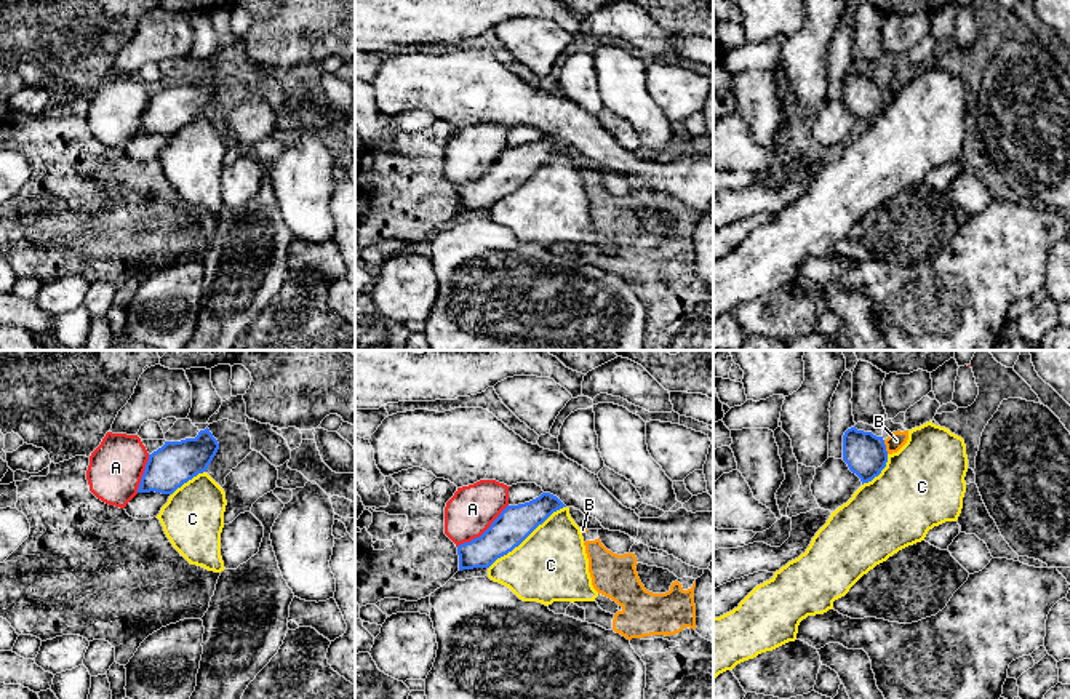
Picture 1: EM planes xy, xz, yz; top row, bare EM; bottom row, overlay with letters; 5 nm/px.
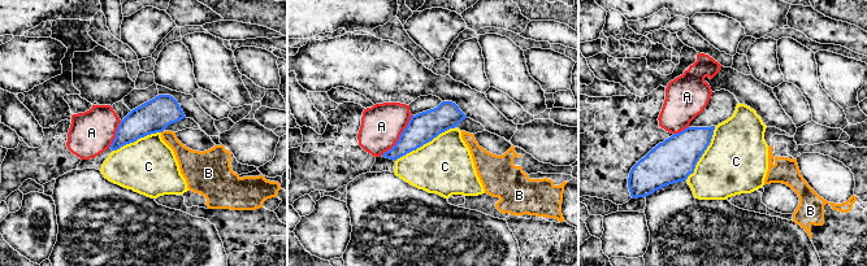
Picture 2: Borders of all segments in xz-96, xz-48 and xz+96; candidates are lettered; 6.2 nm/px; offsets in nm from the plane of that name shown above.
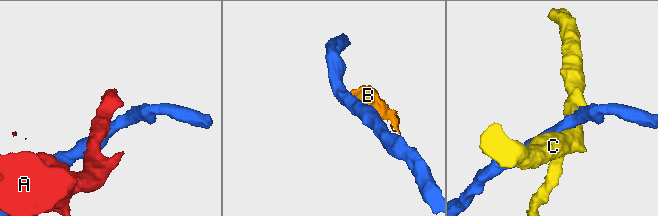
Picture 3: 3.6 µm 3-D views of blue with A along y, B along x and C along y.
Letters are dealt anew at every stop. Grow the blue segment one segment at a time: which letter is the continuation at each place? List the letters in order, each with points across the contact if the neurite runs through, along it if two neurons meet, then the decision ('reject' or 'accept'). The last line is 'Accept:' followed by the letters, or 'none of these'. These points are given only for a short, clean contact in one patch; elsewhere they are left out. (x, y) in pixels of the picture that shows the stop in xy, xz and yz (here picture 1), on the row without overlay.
A: border along xz (507, 146), (479, 178), (456, 187); reject
B: border along yz (883, 82), (888, 95); reject
C: reject
Accept: none of these

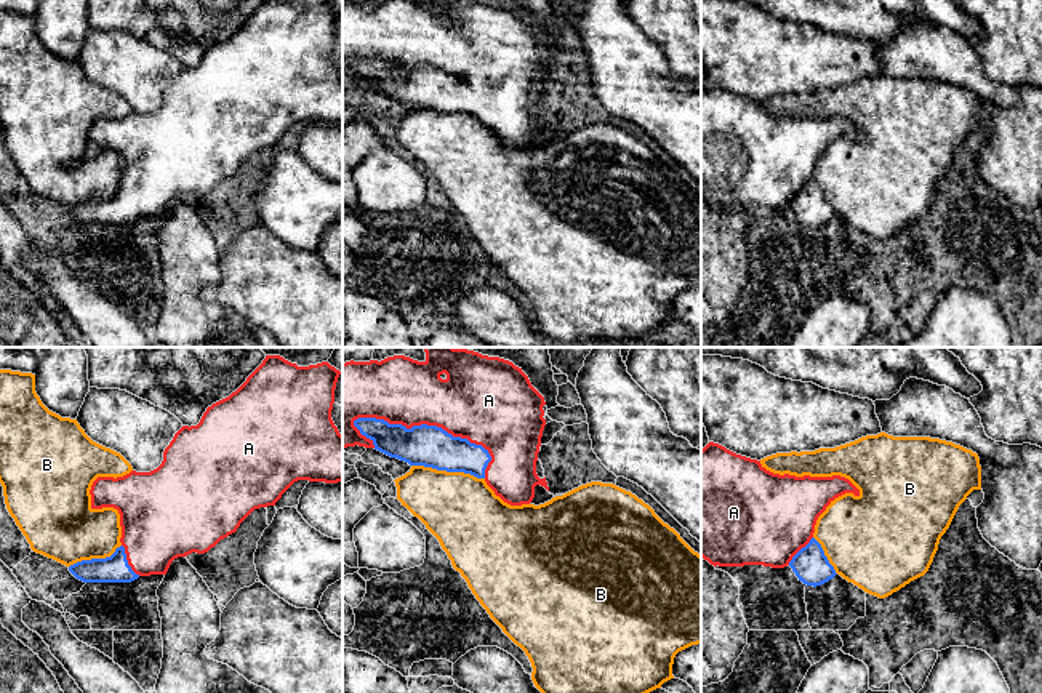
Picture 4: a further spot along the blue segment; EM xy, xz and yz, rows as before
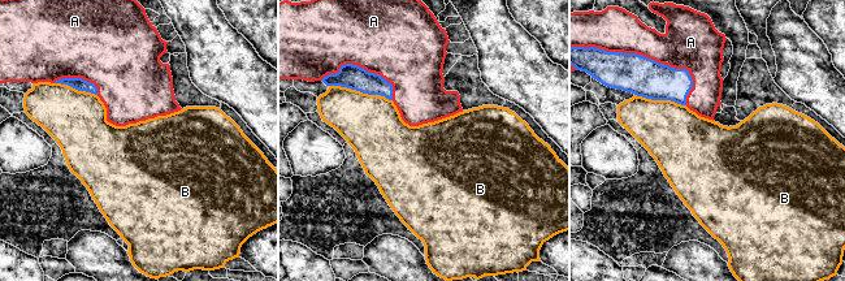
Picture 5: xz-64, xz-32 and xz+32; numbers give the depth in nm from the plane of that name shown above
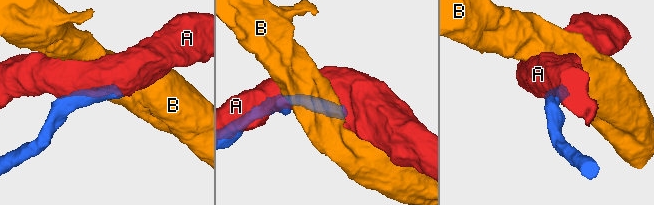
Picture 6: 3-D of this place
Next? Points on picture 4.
A: accept
B: border along xz (412, 106), (463, 112), (484, 120); reject
Accept: A

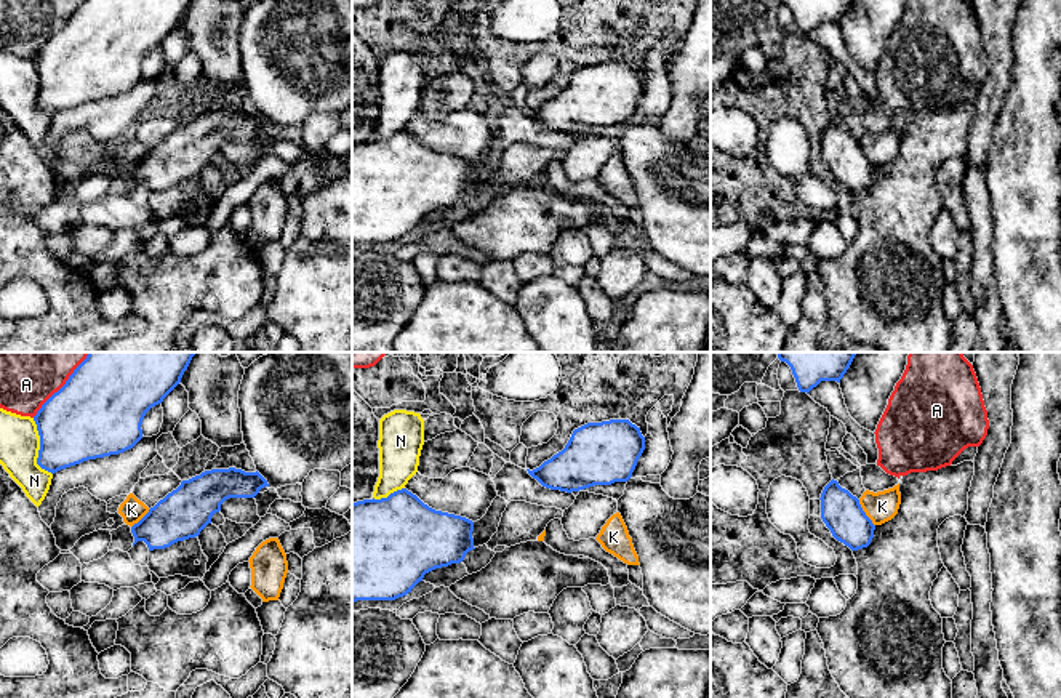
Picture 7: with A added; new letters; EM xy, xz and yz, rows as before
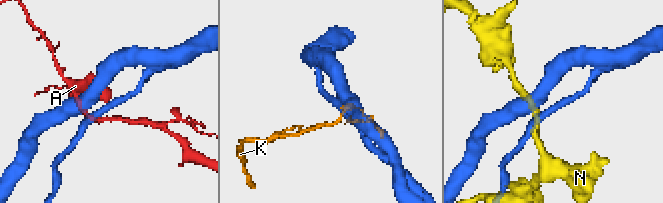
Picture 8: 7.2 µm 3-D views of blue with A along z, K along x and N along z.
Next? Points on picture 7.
A: reject
K: border along yz (858, 141), (874, 167); reject
N: reject
Accept: none of these

